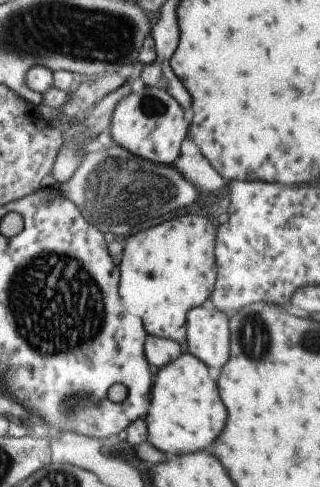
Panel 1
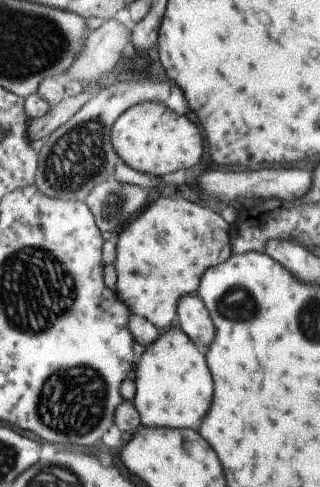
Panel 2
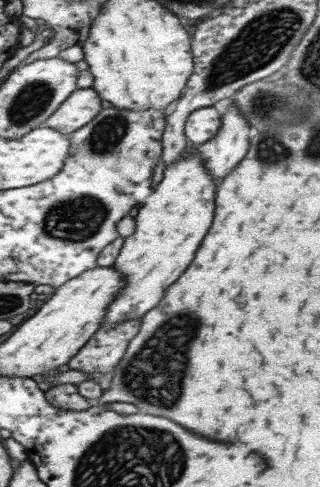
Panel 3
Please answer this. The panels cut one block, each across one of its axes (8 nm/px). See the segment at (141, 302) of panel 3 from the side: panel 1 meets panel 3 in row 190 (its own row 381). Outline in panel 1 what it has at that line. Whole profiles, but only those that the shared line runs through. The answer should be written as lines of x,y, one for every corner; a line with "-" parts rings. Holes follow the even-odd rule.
191,352
179,354
179,358
161,366
151,386
149,410
145,414
147,442
169,456
187,456
203,452
205,446
221,432
225,424
225,406
217,390
215,374
197,360

